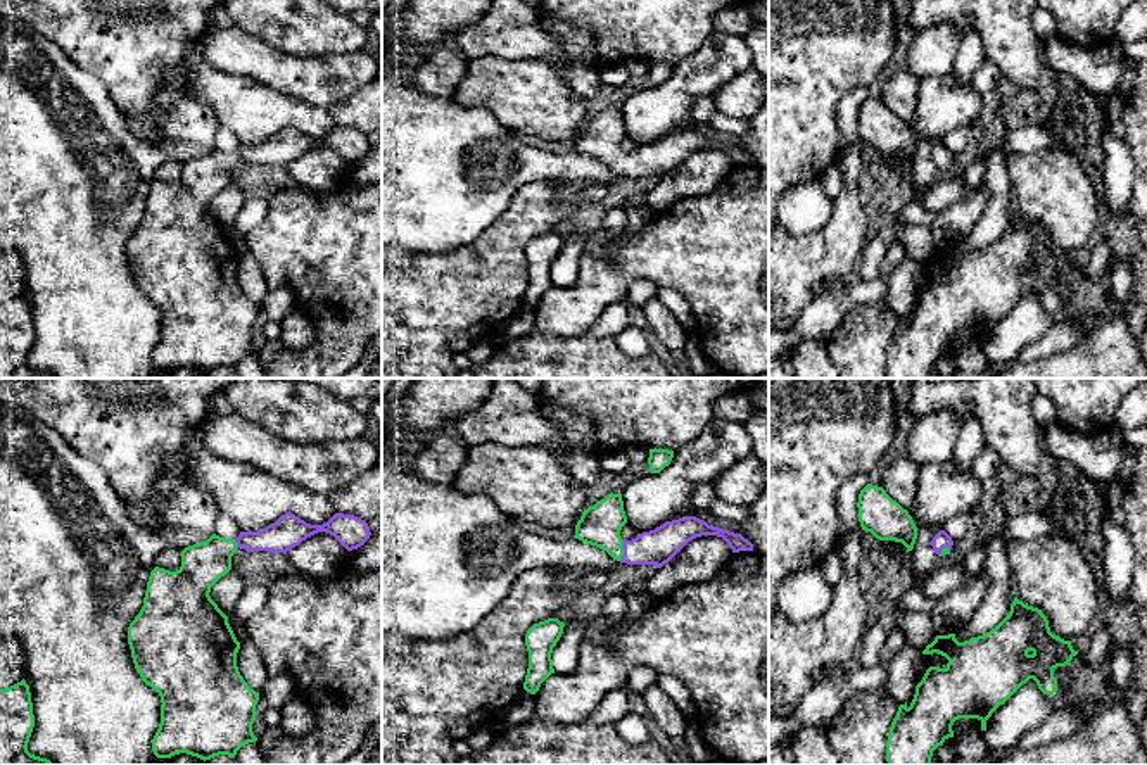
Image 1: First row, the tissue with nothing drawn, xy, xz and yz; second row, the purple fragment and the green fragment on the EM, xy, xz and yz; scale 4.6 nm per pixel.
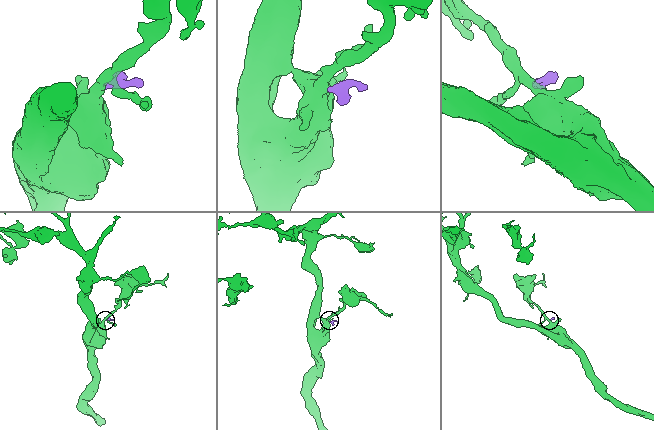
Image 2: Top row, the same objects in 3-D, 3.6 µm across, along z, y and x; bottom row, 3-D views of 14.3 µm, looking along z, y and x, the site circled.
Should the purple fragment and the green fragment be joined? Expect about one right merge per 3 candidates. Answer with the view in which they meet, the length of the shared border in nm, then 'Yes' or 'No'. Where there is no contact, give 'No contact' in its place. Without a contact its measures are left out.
Touches purple in xz. Shared border 100 nm. Yes

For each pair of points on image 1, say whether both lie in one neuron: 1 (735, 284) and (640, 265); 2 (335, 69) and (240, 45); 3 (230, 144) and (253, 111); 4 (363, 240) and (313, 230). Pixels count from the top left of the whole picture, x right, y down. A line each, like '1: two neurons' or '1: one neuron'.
1: one neuron
2: one neuron
3: two neurons
4: one neuron

